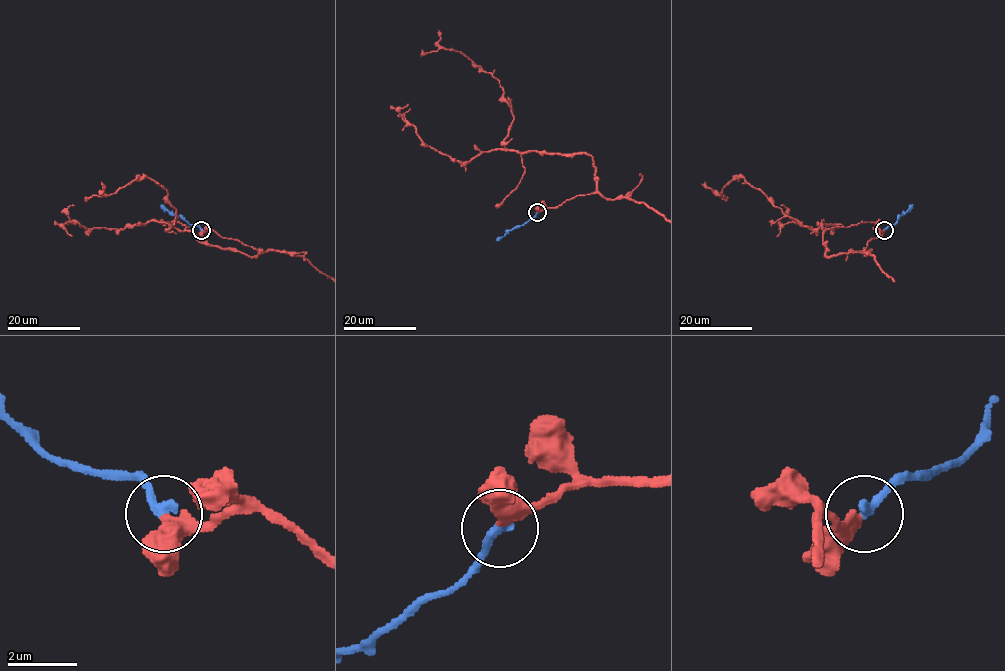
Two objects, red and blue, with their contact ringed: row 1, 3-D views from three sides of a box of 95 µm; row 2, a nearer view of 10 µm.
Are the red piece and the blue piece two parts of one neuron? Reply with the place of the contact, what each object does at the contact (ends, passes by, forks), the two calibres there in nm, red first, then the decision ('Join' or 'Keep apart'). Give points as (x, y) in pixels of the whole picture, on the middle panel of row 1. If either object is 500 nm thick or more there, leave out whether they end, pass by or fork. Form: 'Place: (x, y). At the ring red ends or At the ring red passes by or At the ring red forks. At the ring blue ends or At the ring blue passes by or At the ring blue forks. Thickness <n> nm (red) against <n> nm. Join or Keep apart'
Place: (537, 212). At the ring red passes by. At the ring blue ends. Thickness 360 nm (red) against 320 nm. Join

